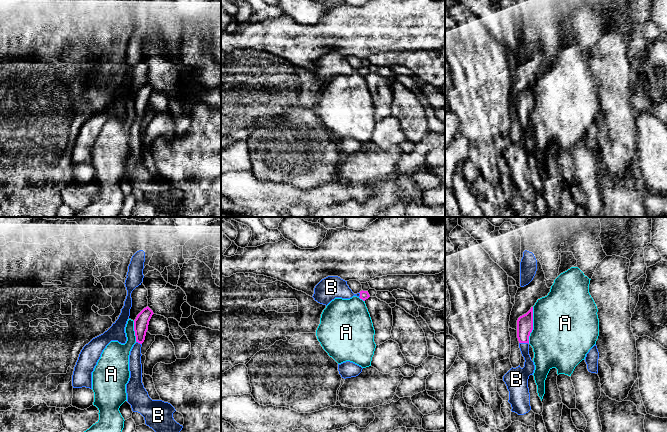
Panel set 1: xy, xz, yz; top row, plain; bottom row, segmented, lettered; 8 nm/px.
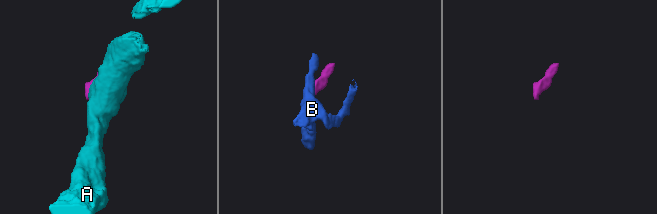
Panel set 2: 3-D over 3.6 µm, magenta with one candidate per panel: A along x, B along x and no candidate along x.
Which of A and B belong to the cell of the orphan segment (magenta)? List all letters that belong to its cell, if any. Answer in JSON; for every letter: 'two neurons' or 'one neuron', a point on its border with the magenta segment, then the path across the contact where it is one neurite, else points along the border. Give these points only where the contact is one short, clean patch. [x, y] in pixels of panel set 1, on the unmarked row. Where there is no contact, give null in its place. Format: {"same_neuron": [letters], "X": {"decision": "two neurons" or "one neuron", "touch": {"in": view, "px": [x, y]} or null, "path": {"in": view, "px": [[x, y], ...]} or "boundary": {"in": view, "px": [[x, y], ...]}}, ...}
{"same_neuron": ["B"], "A": {"decision": "two neurons", "touch": {"in": "yz", "px": [532, 101]}}, "B": {"decision": "one neuron", "touch": {"in": "yz", "px": [524, 118]}, "path": {"in": "yz", "px": [[525, 98], [524, 118], [527, 145], [523, 149]]}}}

